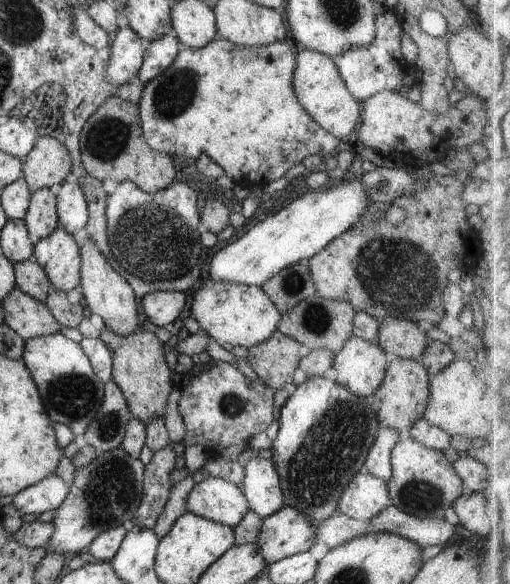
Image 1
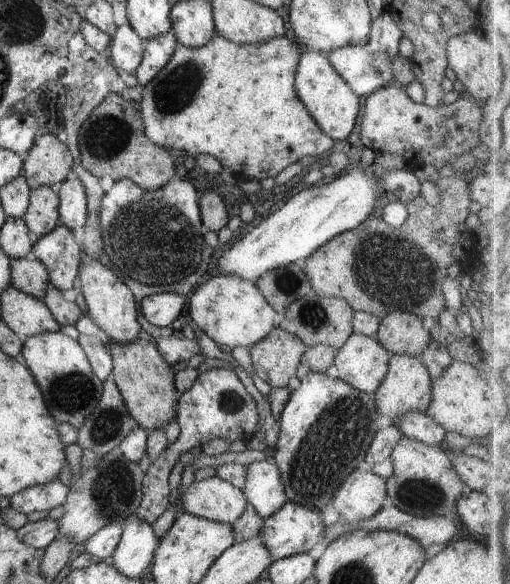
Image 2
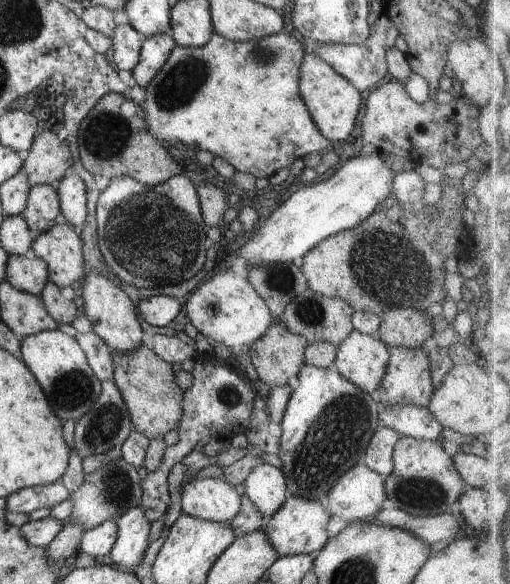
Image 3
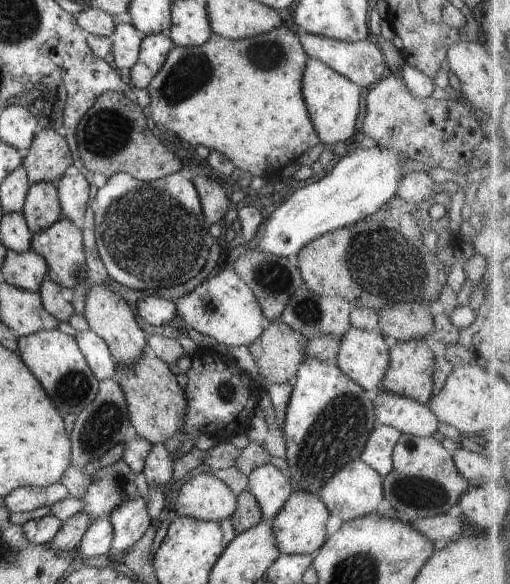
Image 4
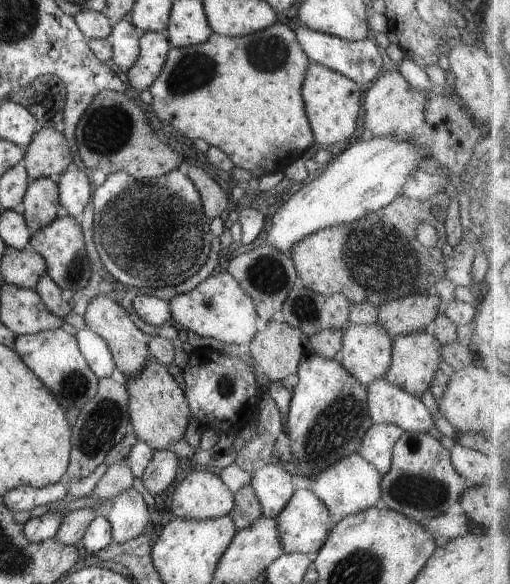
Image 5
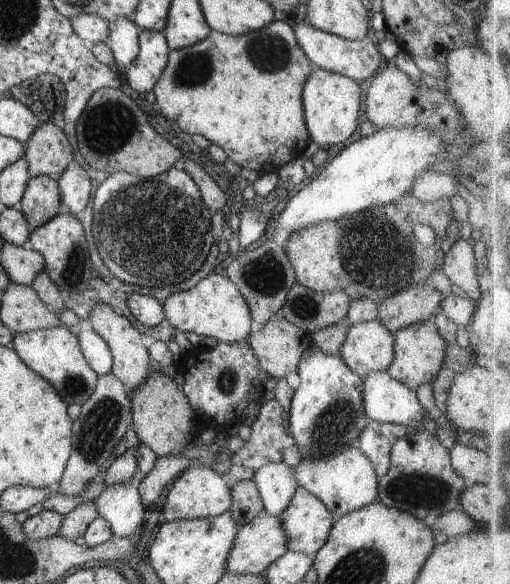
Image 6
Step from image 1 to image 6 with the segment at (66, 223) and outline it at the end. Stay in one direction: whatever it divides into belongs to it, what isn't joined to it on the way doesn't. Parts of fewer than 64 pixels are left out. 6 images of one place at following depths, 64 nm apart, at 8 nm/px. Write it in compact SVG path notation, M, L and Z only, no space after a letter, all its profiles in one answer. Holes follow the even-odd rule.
M67 168L57 181L61 202L72 215L83 212L92 196L92 172L87 168Z

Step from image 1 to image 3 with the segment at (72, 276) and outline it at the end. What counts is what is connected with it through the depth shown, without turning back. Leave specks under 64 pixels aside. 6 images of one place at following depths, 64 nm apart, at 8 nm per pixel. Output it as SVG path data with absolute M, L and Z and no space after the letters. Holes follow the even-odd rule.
M59 220L49 232L38 234L30 253L44 260L49 281L60 289L84 278L83 243L74 227Z

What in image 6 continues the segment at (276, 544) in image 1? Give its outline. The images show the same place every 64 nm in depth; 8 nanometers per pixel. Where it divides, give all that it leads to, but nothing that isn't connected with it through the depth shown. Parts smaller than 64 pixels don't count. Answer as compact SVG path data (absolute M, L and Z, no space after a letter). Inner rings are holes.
M301 486L278 518L285 529L287 550L296 553L312 554L320 550L335 524L330 510Z

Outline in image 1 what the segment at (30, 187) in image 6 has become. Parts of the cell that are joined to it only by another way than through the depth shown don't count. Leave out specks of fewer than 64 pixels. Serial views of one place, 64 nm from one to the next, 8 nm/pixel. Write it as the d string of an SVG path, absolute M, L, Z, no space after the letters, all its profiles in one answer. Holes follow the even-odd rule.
M48 188L39 189L32 194L23 222L30 241L32 240L34 244L60 228L57 218L57 199Z

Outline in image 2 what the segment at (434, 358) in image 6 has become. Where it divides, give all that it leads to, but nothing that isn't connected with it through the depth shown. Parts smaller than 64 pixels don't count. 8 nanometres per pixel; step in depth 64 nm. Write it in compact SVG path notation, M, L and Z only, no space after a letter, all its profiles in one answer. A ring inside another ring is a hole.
M392 355L388 362L388 374L379 385L372 398L377 406L378 413L390 420L394 425L399 417L407 413L419 411L424 413L431 402L431 389L433 381L418 357L409 355Z

